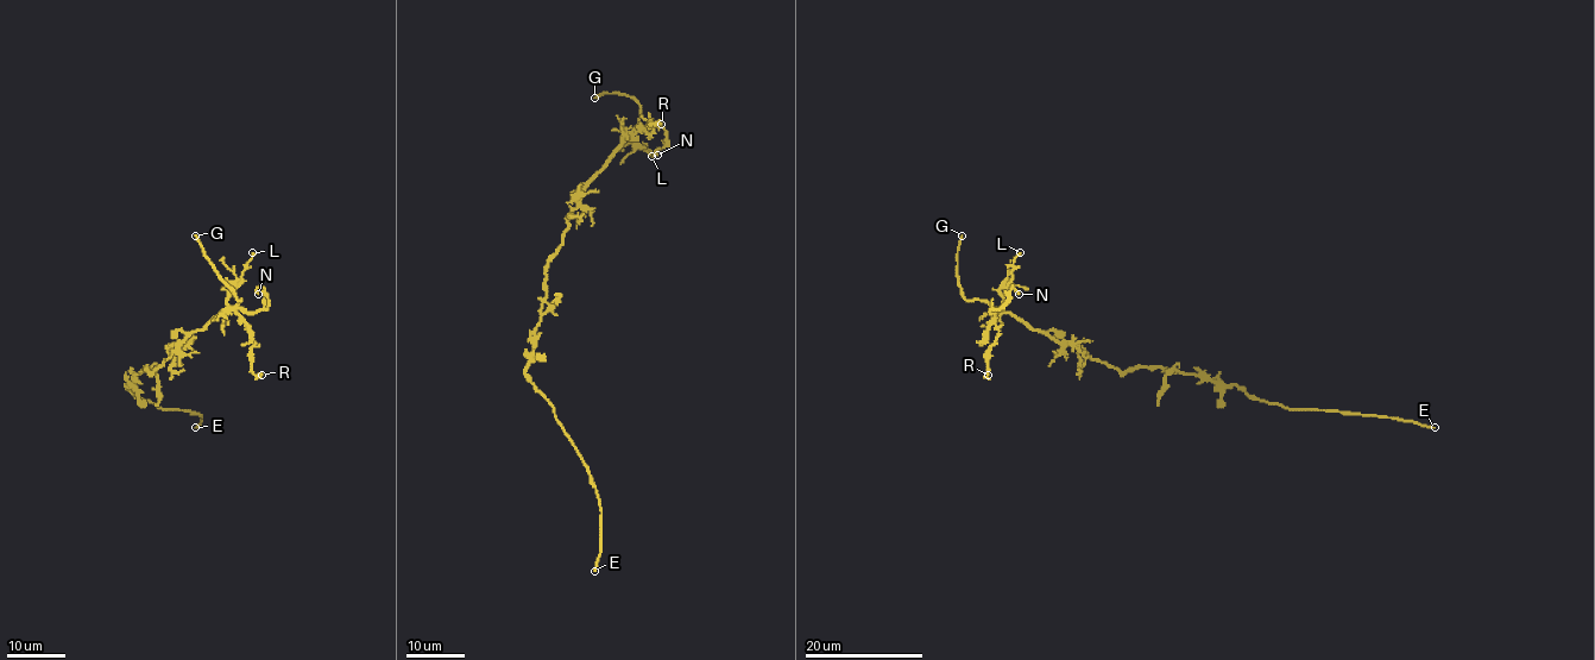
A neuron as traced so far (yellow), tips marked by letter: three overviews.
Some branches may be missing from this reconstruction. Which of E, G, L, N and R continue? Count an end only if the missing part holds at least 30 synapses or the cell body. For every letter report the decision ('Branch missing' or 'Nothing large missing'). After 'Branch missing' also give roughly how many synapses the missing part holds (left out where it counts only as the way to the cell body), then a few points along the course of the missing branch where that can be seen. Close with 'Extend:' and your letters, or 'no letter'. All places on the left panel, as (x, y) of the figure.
E: Branch missing. Roughly 45 synapses
G: Branch missing. Course of what is missing: (195, 236), (166, 187), (166, 168), (157, 149), (162, 93), (184, 63), (187, 67)
L: Nothing large missing
N: Nothing large missing
R: Nothing large missing
Extend: E, G

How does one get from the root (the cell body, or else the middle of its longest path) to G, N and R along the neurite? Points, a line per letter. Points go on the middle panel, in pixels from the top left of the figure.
G: (546, 291), (546, 265), (561, 243), (577, 199), (640, 120), (641, 105), (634, 98), (621, 93), (594, 98)
N: (546, 291), (547, 261), (561, 243), (586, 183), (638, 127), (666, 131), (657, 155)
R: (546, 291), (547, 261), (561, 243), (582, 189), (629, 137), (636, 131), (648, 134), (651, 124), (661, 124)

